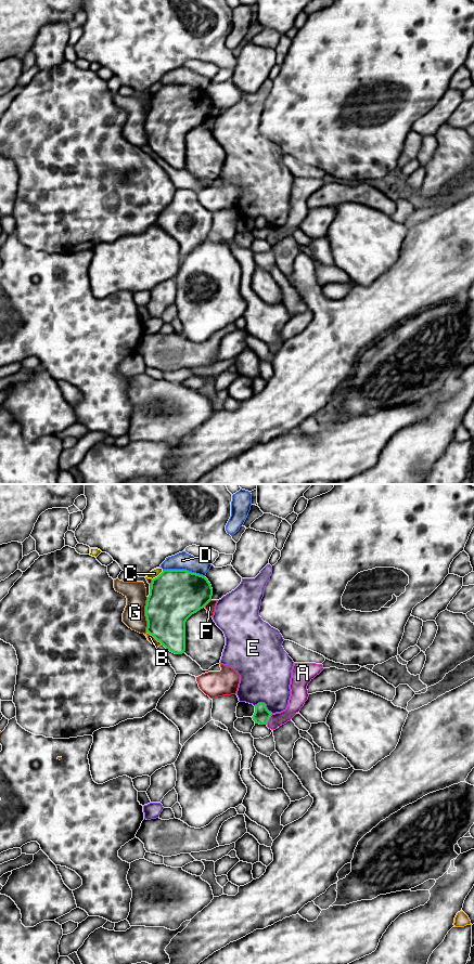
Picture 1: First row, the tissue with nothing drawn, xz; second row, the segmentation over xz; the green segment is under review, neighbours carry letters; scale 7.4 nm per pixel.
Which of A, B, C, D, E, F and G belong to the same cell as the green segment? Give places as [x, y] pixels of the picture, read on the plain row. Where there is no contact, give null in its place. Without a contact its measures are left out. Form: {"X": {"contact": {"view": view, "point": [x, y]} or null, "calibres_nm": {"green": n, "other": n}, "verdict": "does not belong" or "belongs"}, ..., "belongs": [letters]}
{"A": {"contact": {"view": "xz", "point": [268, 234]}, "calibres_nm": {"green": 120, "other": 120}, "verdict": "belongs"}, "B": {"contact": {"view": "xz", "point": [154, 152]}, "calibres_nm": {"green": 340, "other": 50}, "verdict": "does not belong"}, "C": {"contact": {"view": "xz", "point": [158, 90]}, "calibres_nm": {"green": 380, "other": 70}, "verdict": "does not belong"}, "D": {"contact": {"view": "xz", "point": [183, 85]}, "calibres_nm": {"green": 380, "other": 130}, "verdict": "does not belong"}, "E": {"contact": {"view": "xz", "point": [265, 219]}, "calibres_nm": {"green": 120, "other": 380}, "verdict": "does not belong"}, "F": {"contact": {"view": "xz", "point": [207, 117]}, "calibres_nm": {"green": 380, "other": 70}, "verdict": "does not belong"}, "G": {"contact": {"view": "xz", "point": [145, 129]}, "calibres_nm": {"green": 380, "other": 170}, "verdict": "does not belong"}, "belongs": ["A"]}

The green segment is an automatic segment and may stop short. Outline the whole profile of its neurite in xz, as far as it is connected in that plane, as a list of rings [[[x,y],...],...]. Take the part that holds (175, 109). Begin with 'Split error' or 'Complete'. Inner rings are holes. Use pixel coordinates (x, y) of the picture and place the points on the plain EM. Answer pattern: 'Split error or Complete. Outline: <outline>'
Complete. Outline: [[[164,84],[152,94],[145,120],[146,147],[175,169],[185,166],[187,134],[212,115],[208,94],[187,84]]]

